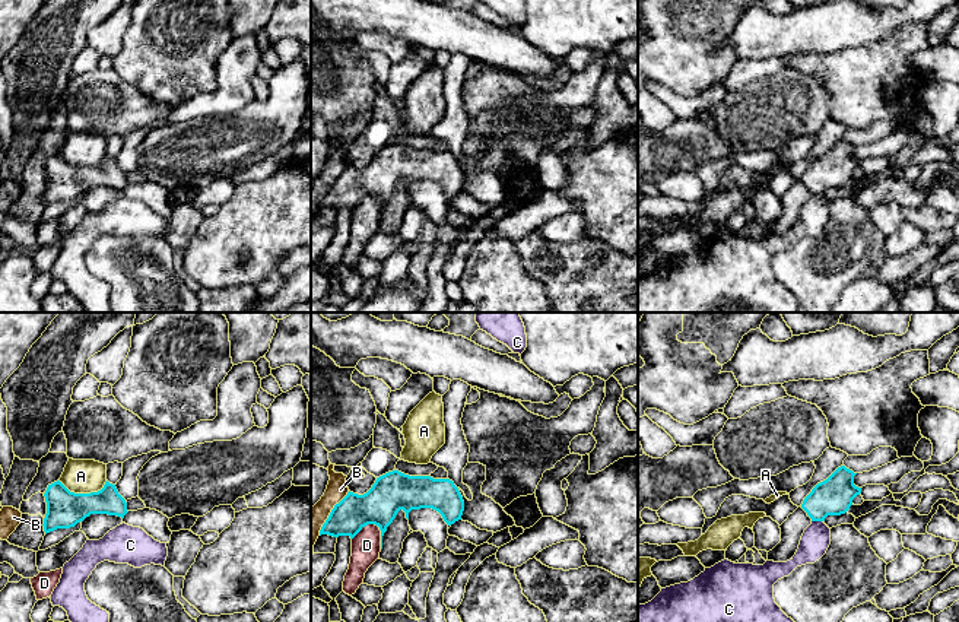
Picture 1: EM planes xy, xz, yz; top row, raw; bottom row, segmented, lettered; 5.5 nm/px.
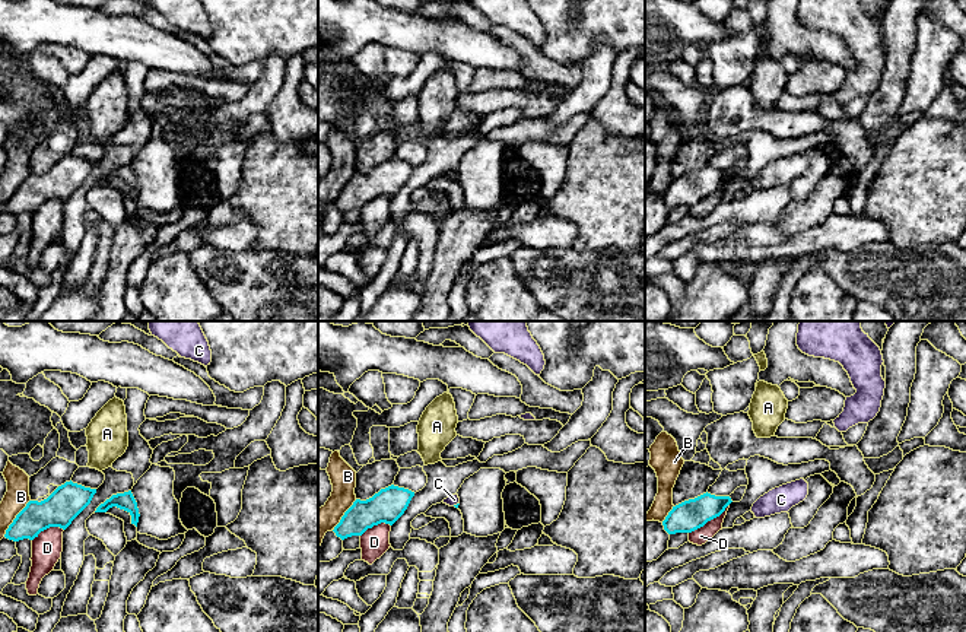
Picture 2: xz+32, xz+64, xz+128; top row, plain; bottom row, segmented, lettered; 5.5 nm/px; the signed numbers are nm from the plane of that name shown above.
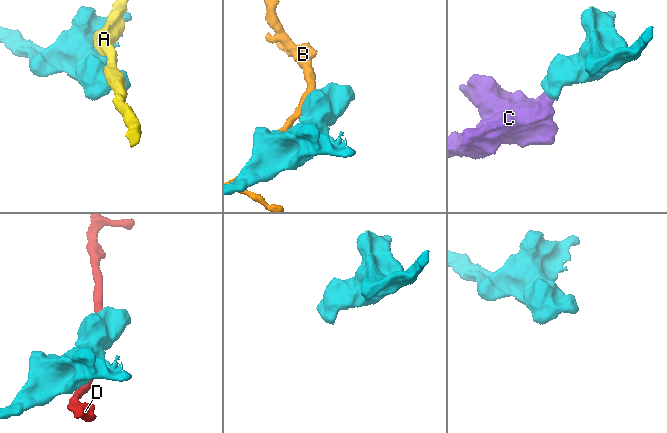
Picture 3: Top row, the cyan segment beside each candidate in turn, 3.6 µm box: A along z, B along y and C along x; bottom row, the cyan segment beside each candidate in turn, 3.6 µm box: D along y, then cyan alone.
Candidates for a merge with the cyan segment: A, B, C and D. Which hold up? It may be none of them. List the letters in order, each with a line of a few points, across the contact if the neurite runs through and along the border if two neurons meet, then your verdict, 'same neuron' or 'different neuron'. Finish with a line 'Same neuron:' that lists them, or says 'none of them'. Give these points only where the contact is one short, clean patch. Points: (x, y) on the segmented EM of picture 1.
A: different neuron
B: different neuron
C: line yz (812, 520), (822, 521); different neuron
D: different neuron
Same neuron: none of them

